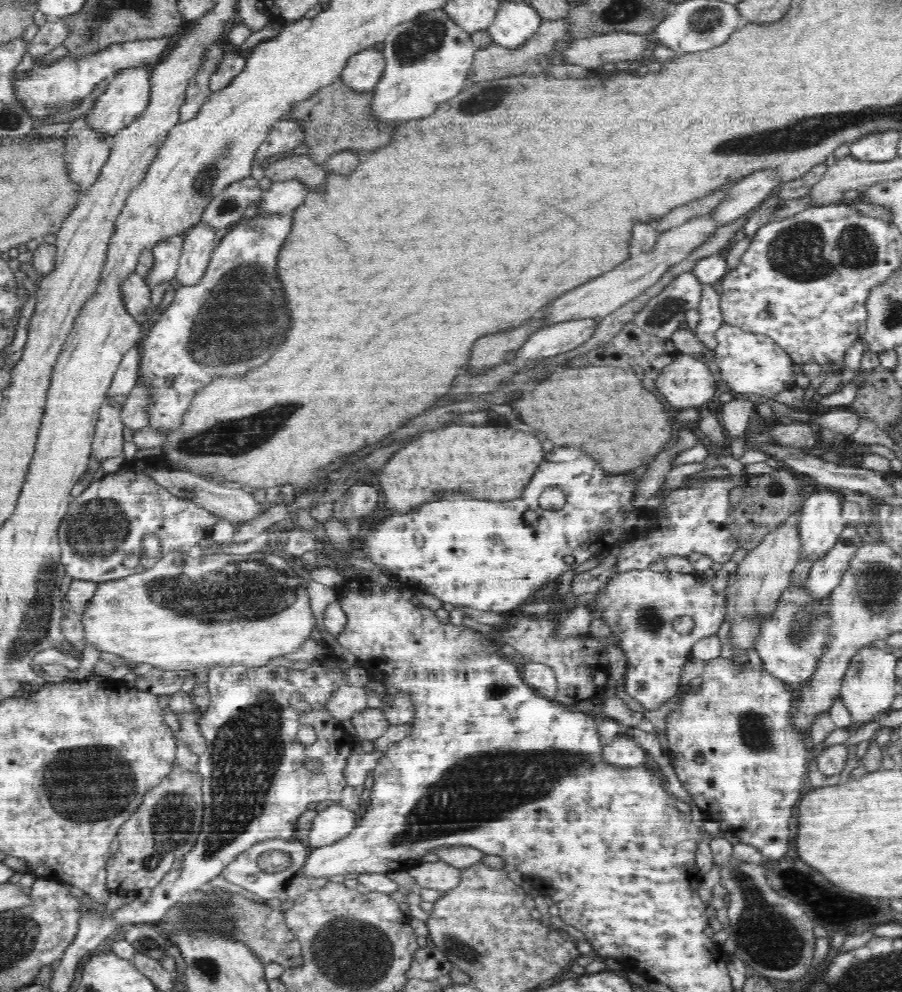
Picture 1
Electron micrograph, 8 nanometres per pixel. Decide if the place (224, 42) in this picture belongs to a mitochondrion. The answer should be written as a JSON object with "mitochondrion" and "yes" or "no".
{"mitochondrion":"no"}

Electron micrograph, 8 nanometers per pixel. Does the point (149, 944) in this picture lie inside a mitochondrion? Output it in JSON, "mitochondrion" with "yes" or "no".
{"mitochondrion":"yes"}

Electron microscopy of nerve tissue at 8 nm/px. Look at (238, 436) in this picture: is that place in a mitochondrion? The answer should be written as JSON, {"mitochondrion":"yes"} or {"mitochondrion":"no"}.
{"mitochondrion":"yes"}

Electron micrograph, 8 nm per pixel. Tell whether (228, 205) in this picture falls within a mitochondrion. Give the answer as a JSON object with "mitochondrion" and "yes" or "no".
{"mitochondrion":"yes"}

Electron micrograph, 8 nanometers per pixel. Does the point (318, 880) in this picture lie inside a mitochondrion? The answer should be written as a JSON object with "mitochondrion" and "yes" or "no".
{"mitochondrion":"no"}

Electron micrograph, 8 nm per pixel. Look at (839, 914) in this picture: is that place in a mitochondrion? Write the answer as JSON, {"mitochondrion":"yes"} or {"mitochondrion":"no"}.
{"mitochondrion":"no"}

